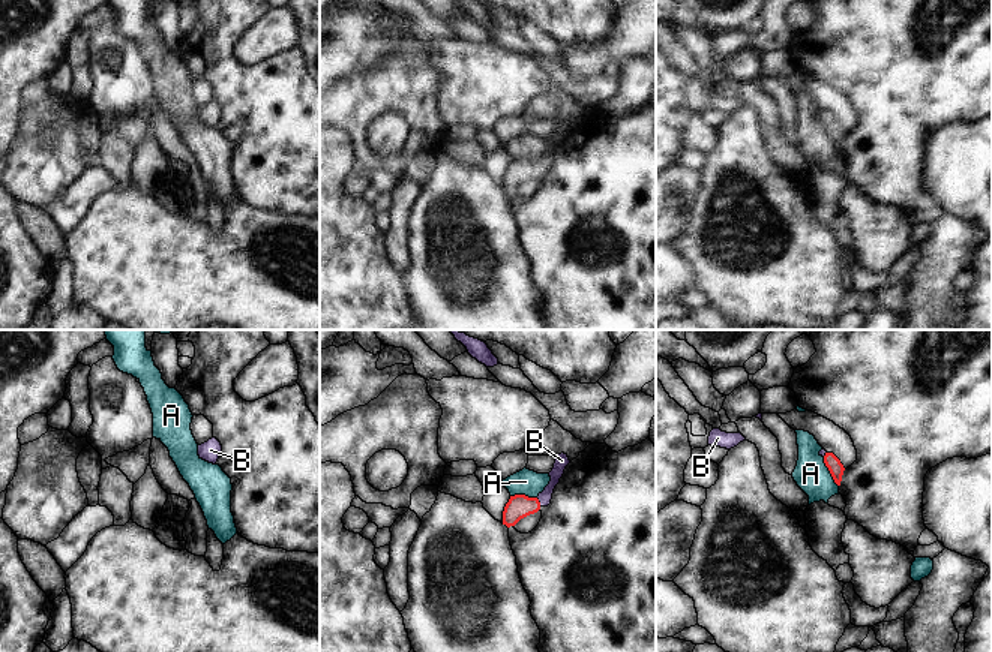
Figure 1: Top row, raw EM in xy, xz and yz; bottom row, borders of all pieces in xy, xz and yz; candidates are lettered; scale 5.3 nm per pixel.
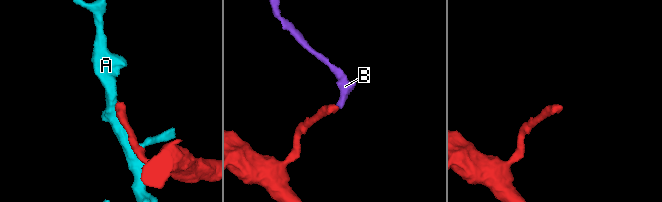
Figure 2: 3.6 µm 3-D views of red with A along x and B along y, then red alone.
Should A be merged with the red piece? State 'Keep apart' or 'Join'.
Keep apart

